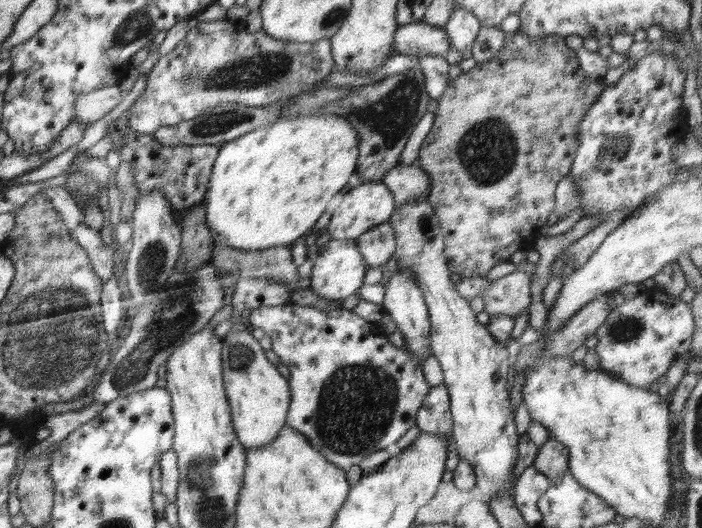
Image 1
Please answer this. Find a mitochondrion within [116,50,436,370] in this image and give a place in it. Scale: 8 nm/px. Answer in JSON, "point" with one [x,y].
{"point":[390,117]}

